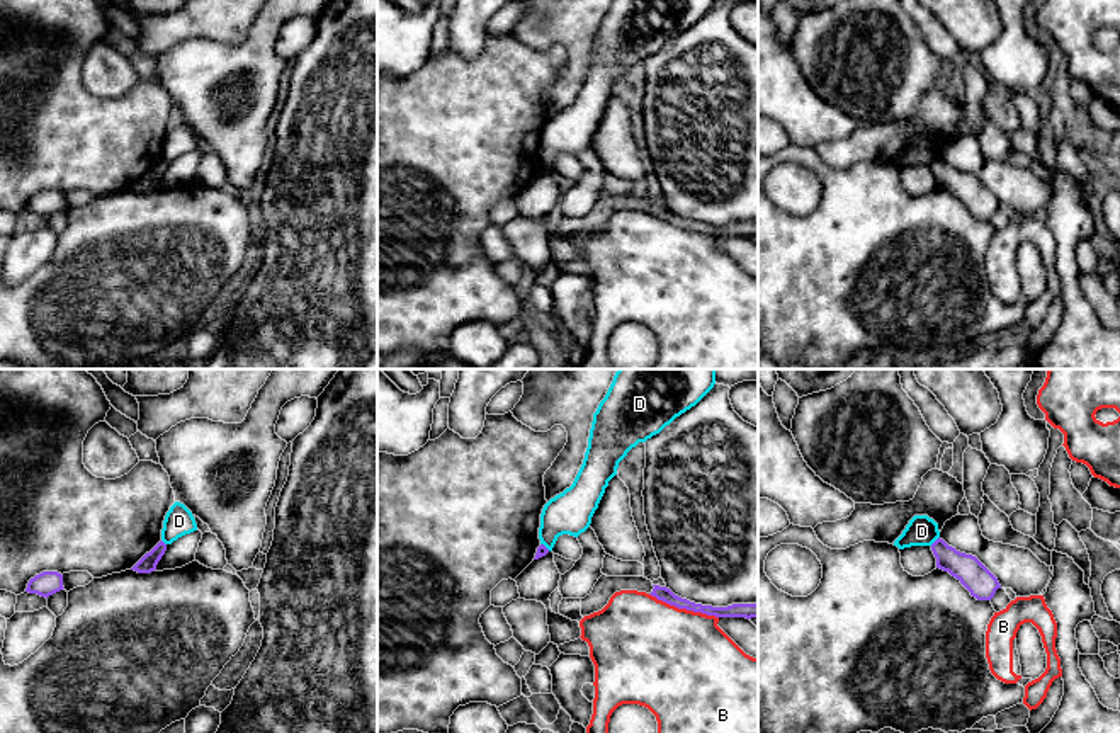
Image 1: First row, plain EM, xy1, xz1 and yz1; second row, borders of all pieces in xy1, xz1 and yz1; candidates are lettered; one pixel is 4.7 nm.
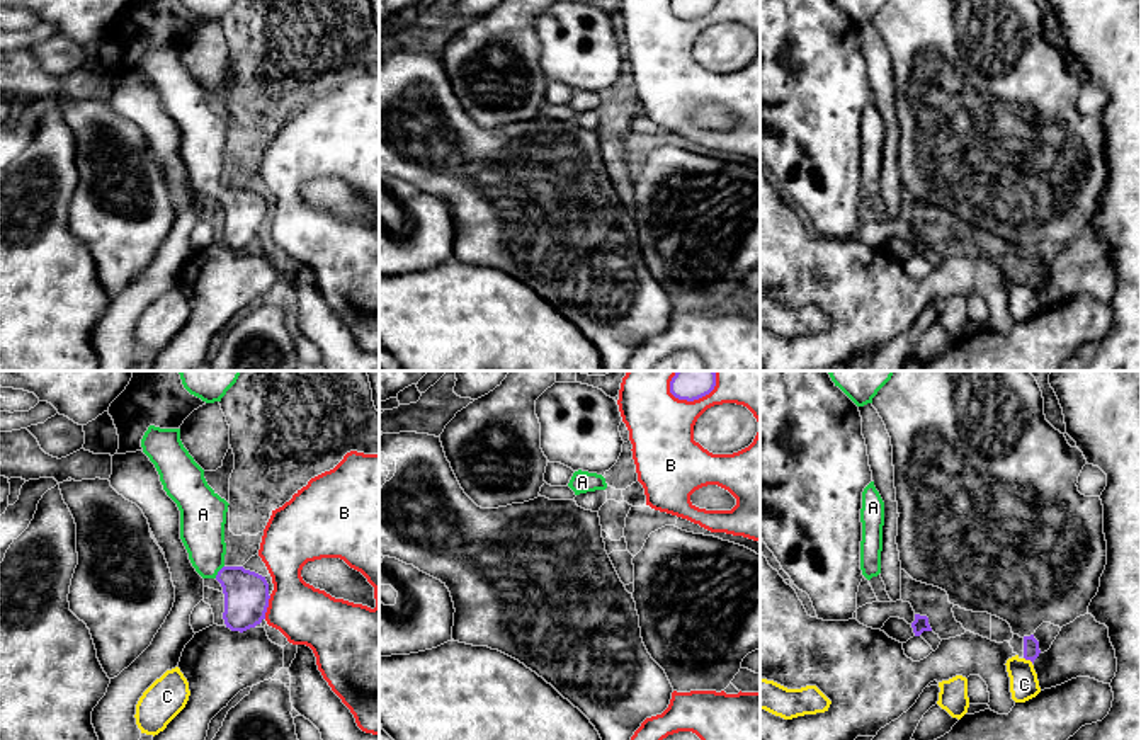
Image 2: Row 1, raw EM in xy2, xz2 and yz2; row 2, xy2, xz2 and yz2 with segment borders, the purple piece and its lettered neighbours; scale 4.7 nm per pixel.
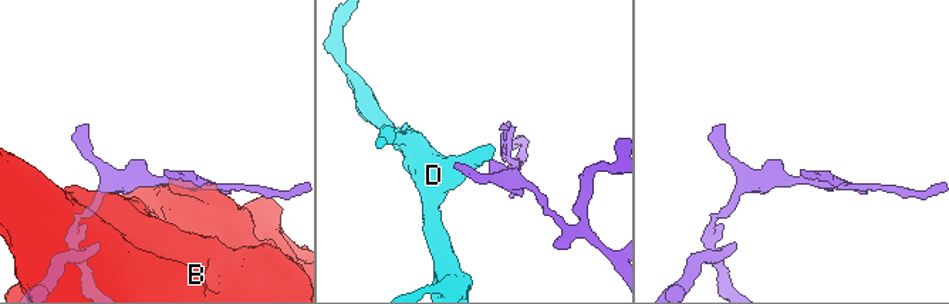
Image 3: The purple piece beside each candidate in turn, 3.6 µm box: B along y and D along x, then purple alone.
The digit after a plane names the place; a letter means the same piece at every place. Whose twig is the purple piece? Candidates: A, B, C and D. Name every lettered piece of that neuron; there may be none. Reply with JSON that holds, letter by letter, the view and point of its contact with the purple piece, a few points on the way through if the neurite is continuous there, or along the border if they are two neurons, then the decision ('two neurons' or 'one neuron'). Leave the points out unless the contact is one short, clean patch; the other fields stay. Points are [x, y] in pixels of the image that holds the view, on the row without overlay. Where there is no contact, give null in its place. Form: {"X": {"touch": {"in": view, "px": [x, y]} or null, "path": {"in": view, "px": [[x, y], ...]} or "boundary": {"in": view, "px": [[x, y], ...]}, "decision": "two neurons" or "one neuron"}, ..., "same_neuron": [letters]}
{"A": {"touch": {"in": "xy2", "px": [218, 191]}, "path": {"in": "xy2", "px": [[245, 211], [230, 196], [218, 191], [206, 174], [203, 142]]}, "decision": "one neuron"}, "B": {"touch": {"in": "xz1", "px": [684, 227]}, "decision": "two neurons"}, "C": {"touch": {"in": "yz2", "px": [1029, 278]}, "decision": "two neurons"}, "D": {"touch": {"in": "yz1", "px": [935, 160]}, "boundary": {"in": "yz1", "px": [[938, 155], [930, 164]]}, "decision": "two neurons"}, "same_neuron": ["A"]}

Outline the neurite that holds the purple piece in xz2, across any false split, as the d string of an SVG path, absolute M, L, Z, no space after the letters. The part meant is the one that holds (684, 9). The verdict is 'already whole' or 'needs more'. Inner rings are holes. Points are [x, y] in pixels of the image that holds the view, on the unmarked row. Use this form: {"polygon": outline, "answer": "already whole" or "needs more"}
{"polygon": "M670 0L670 12L678 19L694 20L709 14L716 0Z", "answer": "already whole"}

